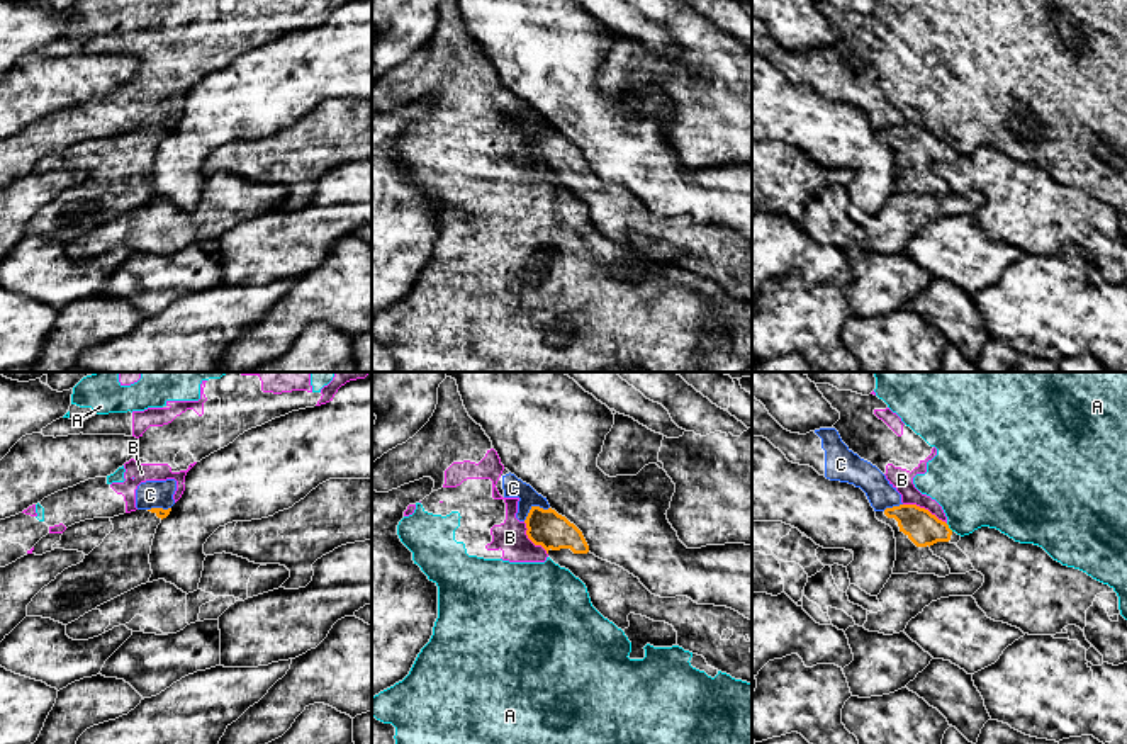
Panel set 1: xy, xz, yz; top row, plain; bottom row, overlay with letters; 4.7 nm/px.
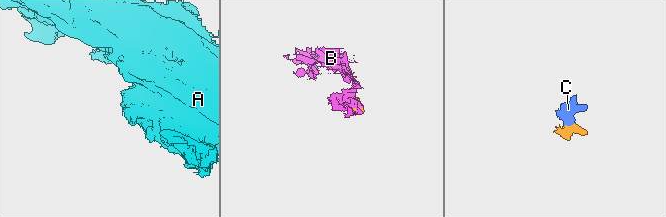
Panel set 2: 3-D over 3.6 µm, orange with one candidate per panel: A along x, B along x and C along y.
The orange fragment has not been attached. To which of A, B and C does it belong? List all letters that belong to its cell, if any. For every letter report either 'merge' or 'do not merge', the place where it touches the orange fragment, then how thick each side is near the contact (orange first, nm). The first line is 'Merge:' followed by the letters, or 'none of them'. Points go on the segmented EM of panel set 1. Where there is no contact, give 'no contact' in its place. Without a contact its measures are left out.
Merge: none of them
A: do not merge; contact yz (947, 527); calibres 160 and 400 nm
B: do not merge; contact yz (924, 508); calibres 160 and 100 nm
C: do not merge; contact xz (533, 507); calibres 180 and 100 nm

